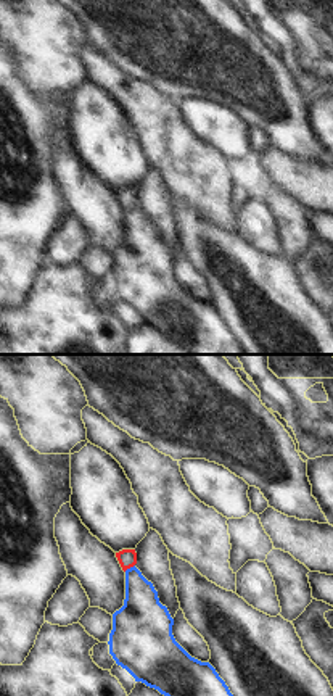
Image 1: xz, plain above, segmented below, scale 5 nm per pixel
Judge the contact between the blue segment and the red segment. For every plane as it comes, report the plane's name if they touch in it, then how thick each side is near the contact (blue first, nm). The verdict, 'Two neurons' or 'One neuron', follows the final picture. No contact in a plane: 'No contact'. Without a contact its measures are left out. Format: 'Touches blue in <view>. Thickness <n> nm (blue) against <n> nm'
Touches blue in xz. Thickness 220 nm (blue) against 100 nm

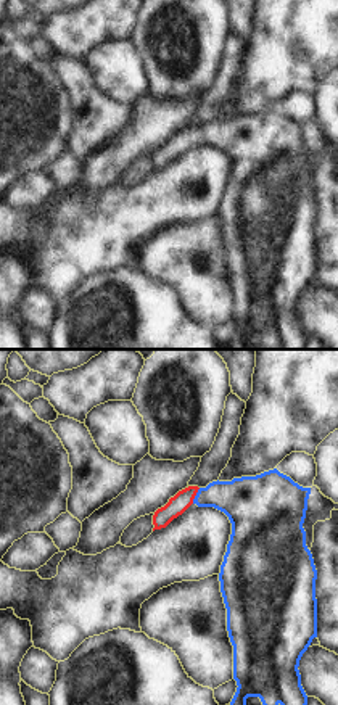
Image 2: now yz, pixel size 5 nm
Touches blue in yz. Thickness 240 nm (blue) against 90 nm

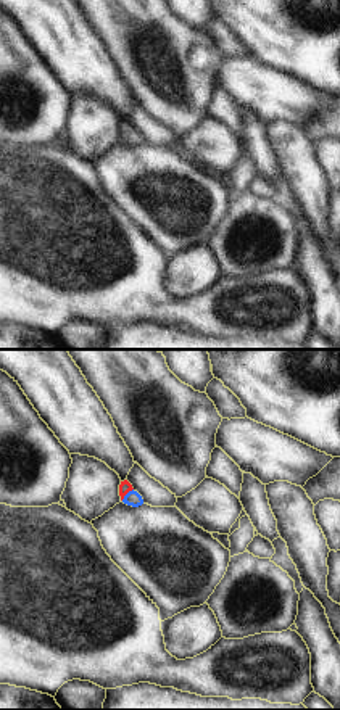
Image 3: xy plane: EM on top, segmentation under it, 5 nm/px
Touches blue in xy. Thickness 80 nm (blue) against 60 nm

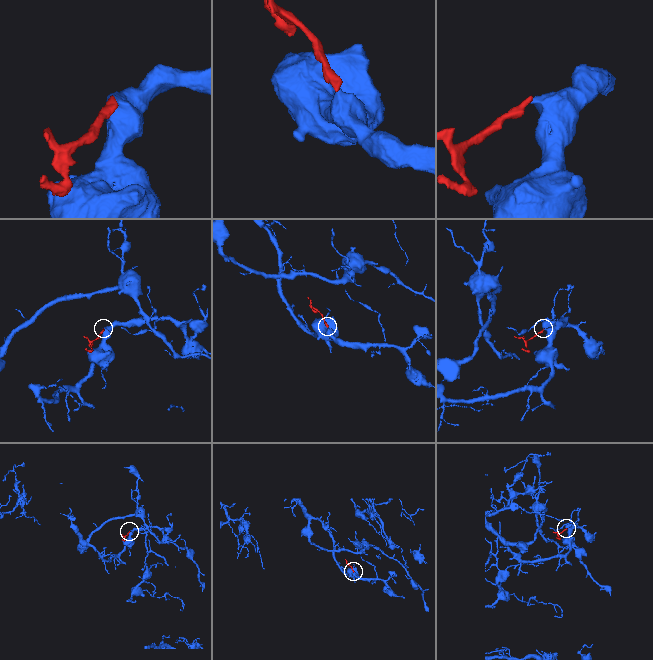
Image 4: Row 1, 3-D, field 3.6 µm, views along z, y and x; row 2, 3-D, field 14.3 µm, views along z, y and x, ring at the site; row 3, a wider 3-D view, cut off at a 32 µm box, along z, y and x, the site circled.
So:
One neuron

